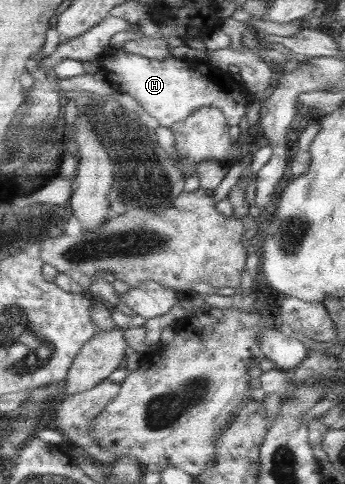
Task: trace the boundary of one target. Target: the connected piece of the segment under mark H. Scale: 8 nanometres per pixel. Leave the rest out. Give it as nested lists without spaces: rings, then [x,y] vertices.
[[[119,49],[104,53],[97,60],[97,64],[115,91],[129,94],[136,101],[137,110],[147,112],[157,121],[159,127],[167,129],[201,107],[219,109],[227,125],[237,124],[241,117],[246,116],[247,97],[250,94],[245,91],[238,78],[227,70],[218,71],[212,68],[207,62],[176,58],[172,55],[153,60],[139,54],[121,52]]]

